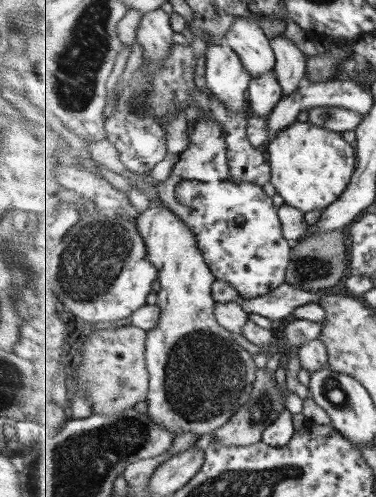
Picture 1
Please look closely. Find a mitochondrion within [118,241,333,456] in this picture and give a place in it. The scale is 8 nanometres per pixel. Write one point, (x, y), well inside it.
(204, 377)

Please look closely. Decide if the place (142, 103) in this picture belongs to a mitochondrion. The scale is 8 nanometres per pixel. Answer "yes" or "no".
yes

